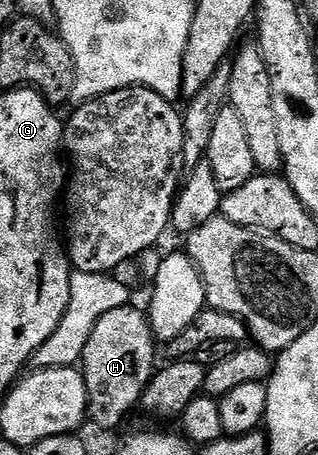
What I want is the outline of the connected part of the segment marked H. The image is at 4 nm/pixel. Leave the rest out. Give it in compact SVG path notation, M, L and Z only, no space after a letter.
M135 306L111 310L96 322L88 337L88 346L80 361L80 371L86 383L89 423L110 432L126 420L126 415L142 403L142 395L156 373L154 344L156 337L150 328L150 318L145 311Z

